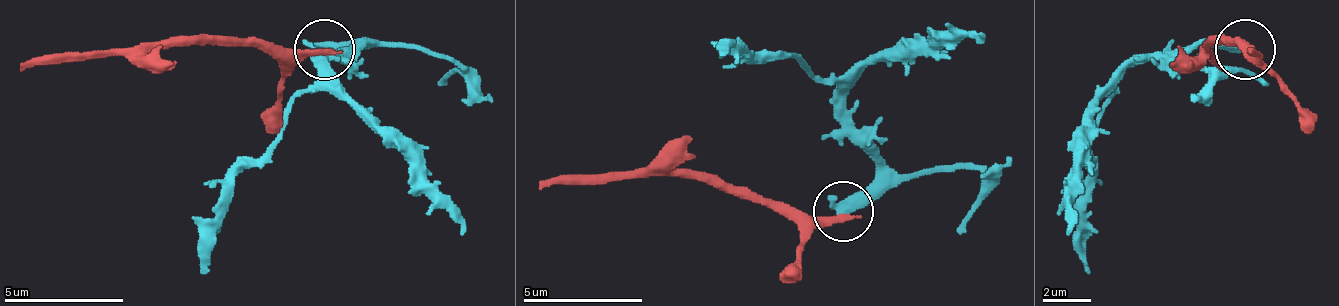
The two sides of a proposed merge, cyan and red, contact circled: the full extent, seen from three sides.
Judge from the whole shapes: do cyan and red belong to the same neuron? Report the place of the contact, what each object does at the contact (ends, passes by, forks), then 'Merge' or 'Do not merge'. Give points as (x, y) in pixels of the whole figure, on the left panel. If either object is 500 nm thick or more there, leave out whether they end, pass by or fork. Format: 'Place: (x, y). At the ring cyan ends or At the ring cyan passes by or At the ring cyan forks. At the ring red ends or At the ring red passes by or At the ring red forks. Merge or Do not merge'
Place: (324, 49). Do not merge

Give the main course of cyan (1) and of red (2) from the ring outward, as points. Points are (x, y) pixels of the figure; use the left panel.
1: (325, 47), (355, 41), (319, 71), (283, 131), (235, 179), (199, 275)
2: (325, 47), (265, 53), (229, 41), (43, 53), (19, 71)

